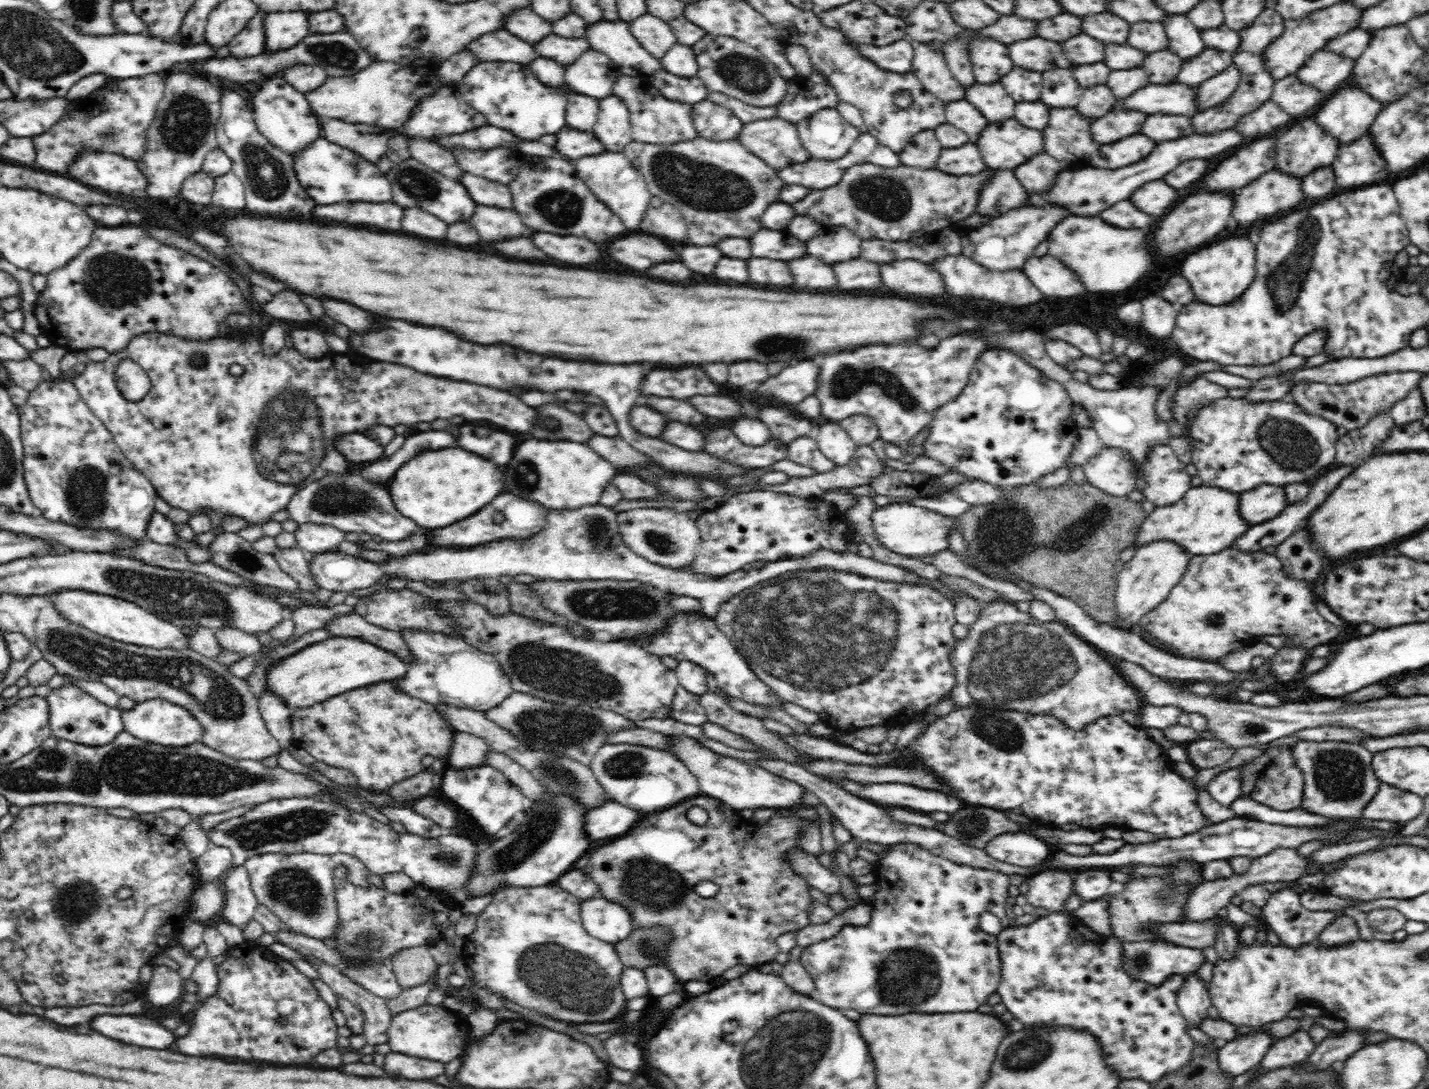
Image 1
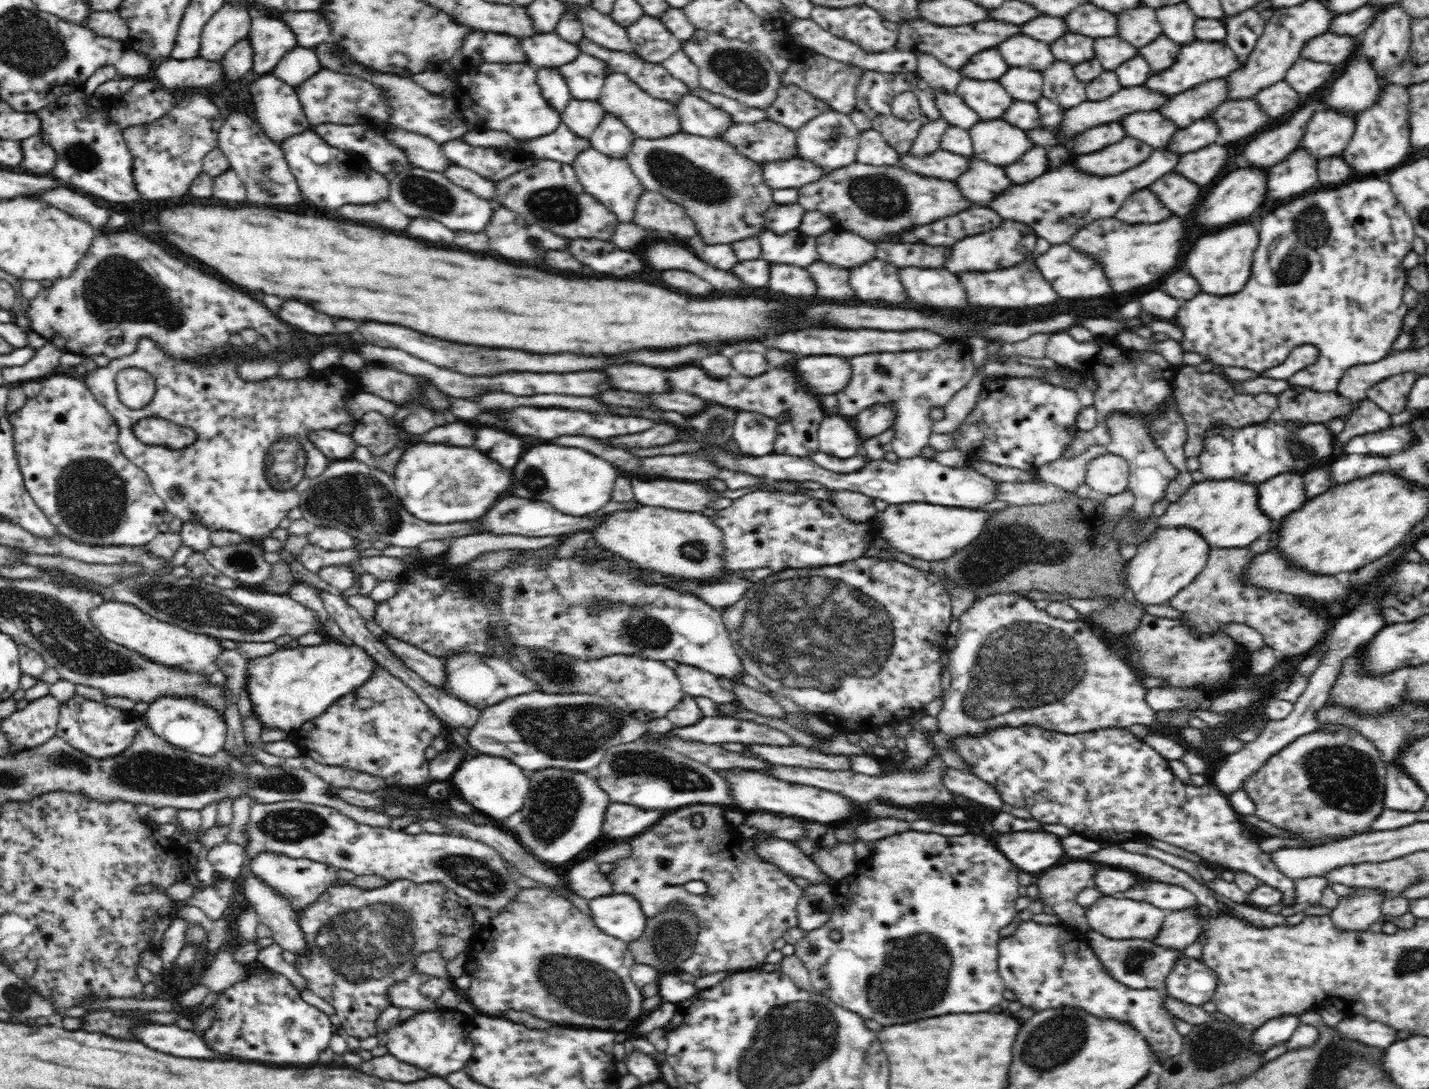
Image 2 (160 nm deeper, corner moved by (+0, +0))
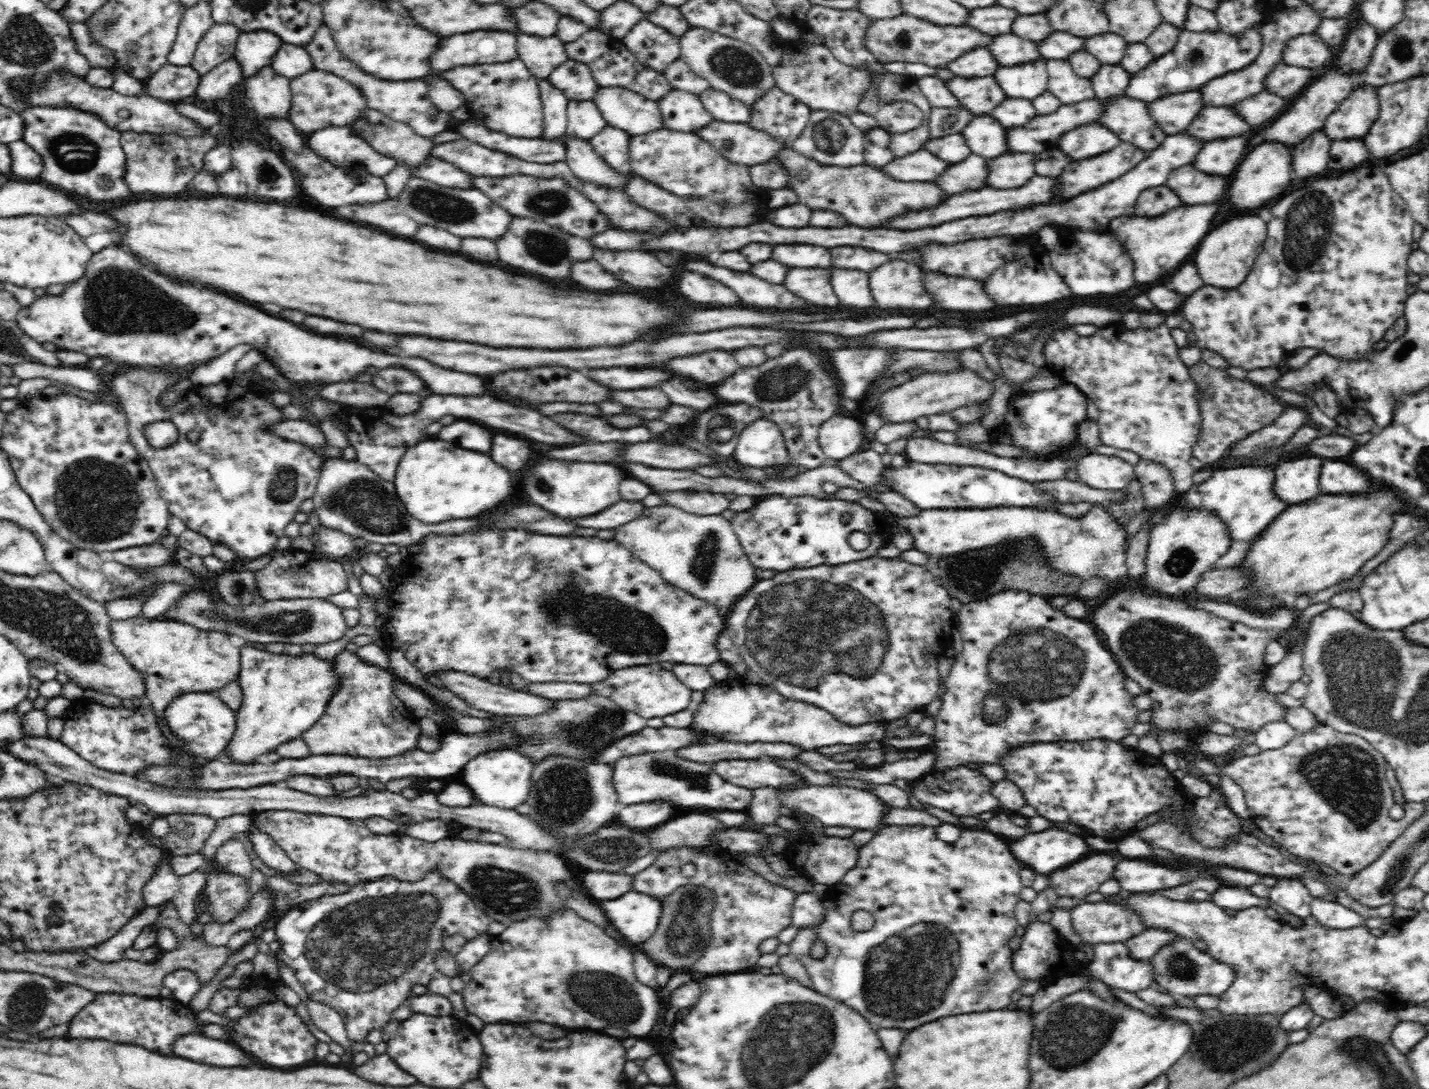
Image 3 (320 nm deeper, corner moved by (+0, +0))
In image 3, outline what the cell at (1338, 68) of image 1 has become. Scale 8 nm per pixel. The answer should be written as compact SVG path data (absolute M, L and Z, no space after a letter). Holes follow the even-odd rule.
M1276 64L1271 74L1265 79L1264 91L1282 98L1294 98L1297 94L1312 83L1314 70L1302 67Z

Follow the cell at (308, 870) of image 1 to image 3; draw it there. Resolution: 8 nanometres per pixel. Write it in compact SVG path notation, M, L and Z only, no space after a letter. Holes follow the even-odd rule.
M263 830L248 831L247 835L253 844L253 849L260 857L260 860L278 870L278 872L294 872L298 870L298 865L288 858L288 855L276 844L276 841Z

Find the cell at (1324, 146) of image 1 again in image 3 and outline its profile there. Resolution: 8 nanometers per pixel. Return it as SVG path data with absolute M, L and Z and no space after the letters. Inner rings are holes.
M1360 86L1354 89L1340 106L1328 115L1324 132L1334 141L1342 138L1362 138L1380 114L1379 87Z

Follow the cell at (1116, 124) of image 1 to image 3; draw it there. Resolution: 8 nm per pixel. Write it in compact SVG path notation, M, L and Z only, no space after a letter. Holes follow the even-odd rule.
M1084 124L1074 130L1068 130L1068 134L1062 134L1058 140L1058 148L1072 161L1079 161L1088 156L1096 156L1120 144L1120 140L1104 126L1098 124Z

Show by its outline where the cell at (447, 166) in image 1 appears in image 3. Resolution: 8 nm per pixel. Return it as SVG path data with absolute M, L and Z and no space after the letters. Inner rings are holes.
M366 108L358 120L352 120L348 126L354 135L362 137L376 152L392 156L410 166L418 166L426 160L432 150L429 138L414 134L406 123L382 116L382 112Z

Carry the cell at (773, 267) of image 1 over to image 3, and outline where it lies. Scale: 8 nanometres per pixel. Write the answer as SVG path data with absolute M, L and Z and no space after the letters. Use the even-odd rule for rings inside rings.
M794 268L788 272L784 286L812 304L822 306L838 306L839 298L834 294L832 286L832 274L830 270L822 268Z

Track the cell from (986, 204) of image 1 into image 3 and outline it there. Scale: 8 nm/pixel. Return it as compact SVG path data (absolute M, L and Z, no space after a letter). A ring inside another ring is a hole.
M972 153L966 160L946 168L934 184L938 184L946 194L958 194L964 190L978 190L984 186L988 176L986 160Z

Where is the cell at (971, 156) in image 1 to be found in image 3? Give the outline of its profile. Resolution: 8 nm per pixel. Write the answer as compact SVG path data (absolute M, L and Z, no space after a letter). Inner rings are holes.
M917 150L914 154L895 157L894 162L878 167L882 168L890 178L902 182L932 182L940 172L944 172L950 164L936 158L928 150Z

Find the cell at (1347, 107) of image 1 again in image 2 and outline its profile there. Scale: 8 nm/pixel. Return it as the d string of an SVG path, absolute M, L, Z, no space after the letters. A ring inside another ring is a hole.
M1355 53L1334 80L1327 104L1334 110L1359 114L1376 102L1381 87L1371 60Z

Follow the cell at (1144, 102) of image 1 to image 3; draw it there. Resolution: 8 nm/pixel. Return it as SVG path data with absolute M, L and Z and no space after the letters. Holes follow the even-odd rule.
M1096 98L1072 106L1059 106L1052 114L1035 116L1024 126L1008 130L1008 152L1038 154L1044 151L1044 146L1054 146L1060 134L1088 122L1098 122L1100 114L1102 103Z

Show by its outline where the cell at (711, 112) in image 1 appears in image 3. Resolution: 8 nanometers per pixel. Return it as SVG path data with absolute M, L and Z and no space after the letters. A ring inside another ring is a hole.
M672 89L656 103L662 115L662 126L673 131L694 131L713 120L702 101L691 92Z

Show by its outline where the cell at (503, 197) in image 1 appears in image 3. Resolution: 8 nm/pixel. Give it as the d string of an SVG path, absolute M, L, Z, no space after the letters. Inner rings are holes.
M428 158L426 162L422 162L422 166L412 168L412 176L418 178L426 178L426 180L434 180L440 186L450 186L450 188L472 188L472 178L458 170L456 166L442 162L438 158Z

